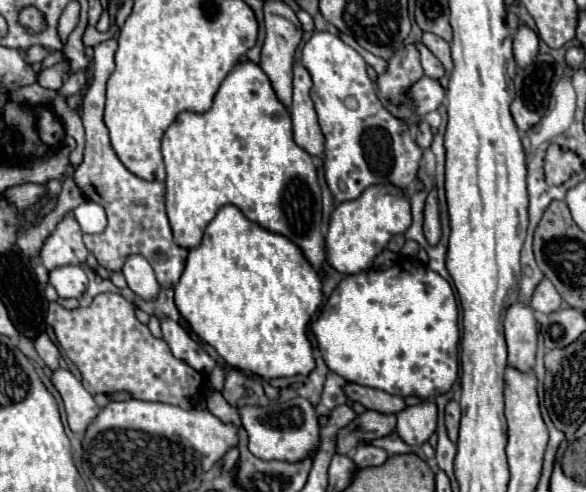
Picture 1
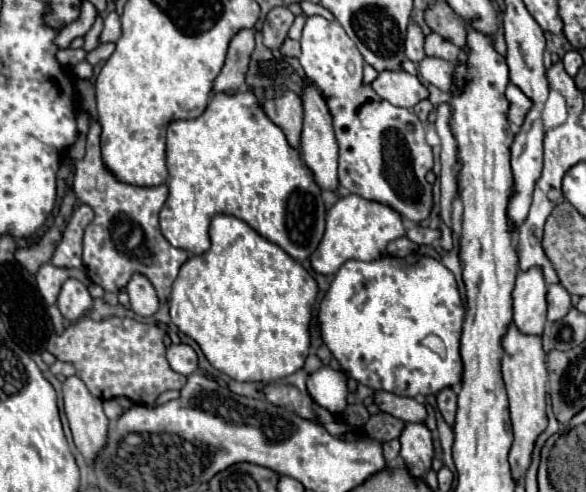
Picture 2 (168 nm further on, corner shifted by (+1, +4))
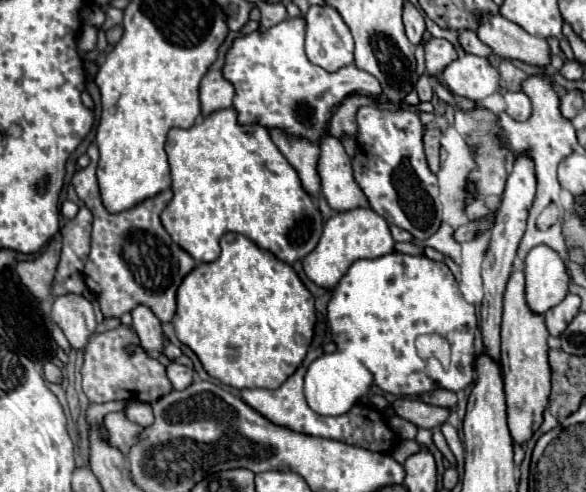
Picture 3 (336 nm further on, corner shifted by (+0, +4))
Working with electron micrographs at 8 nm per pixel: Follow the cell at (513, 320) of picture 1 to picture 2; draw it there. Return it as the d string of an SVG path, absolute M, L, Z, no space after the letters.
M538 266L520 270L516 276L514 298L514 324L524 334L542 334L546 324L546 294L548 284Z

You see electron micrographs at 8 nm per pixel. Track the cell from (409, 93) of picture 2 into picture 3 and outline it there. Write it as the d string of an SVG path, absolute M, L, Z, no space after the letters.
M289 18L265 32L253 32L235 40L223 66L223 76L235 86L233 108L239 112L241 124L261 124L265 128L281 128L287 134L309 138L319 142L327 132L327 124L333 114L333 106L339 104L353 90L379 96L381 82L359 70L357 66L345 66L335 74L311 64L303 50L305 20Z

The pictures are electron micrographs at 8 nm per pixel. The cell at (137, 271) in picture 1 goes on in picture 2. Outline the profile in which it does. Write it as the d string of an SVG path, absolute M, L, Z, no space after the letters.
M136 274L136 278L132 278L126 290L130 296L130 306L136 316L150 318L152 314L156 314L160 304L156 298L156 290L152 290L152 284L148 282L148 278L144 278L142 274Z

